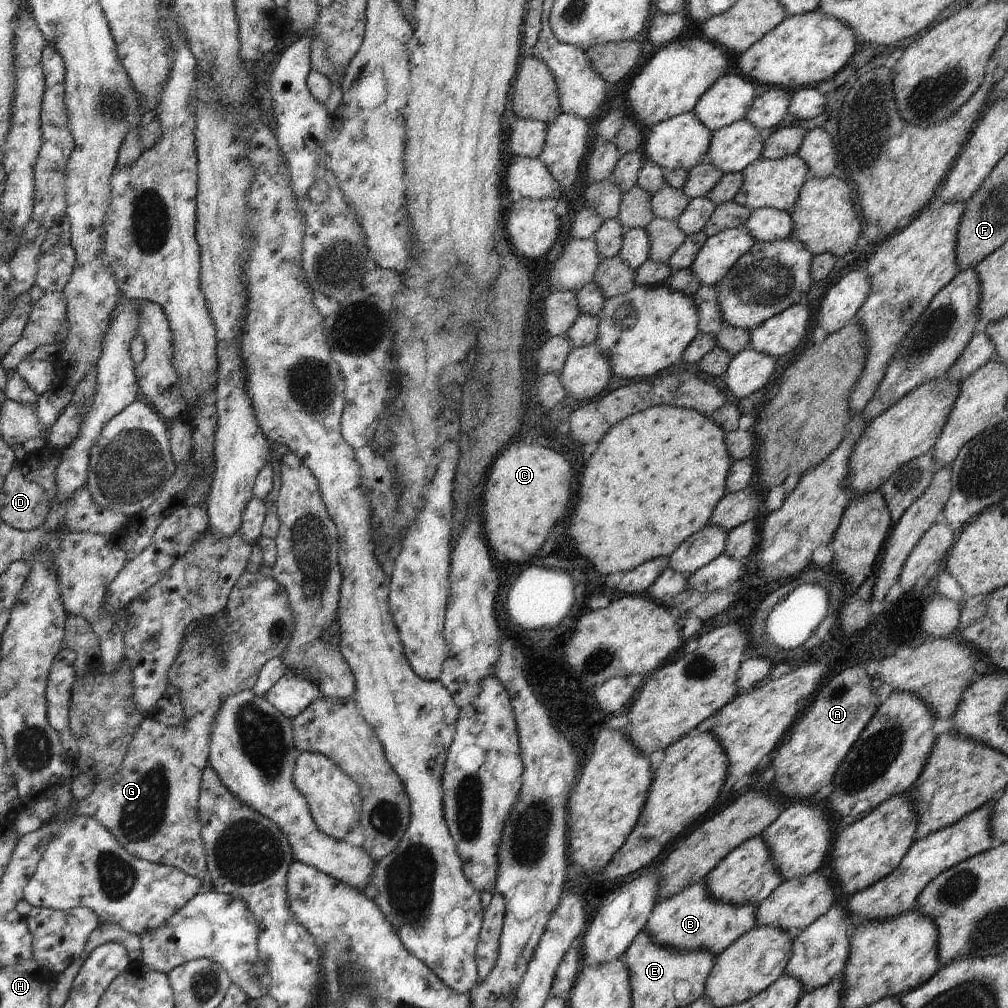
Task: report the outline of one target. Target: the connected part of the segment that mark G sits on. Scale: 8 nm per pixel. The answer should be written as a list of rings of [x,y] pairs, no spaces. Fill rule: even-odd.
[[[259,572],[248,573],[238,577],[231,590],[226,614],[230,618],[226,642],[210,642],[209,636],[202,636],[202,630],[196,630],[183,637],[181,650],[172,663],[168,673],[168,681],[179,685],[179,696],[184,710],[184,722],[178,726],[164,726],[151,718],[146,718],[128,744],[127,757],[121,771],[109,781],[96,783],[94,791],[83,800],[78,801],[76,814],[90,816],[100,822],[116,841],[138,859],[169,865],[178,868],[184,874],[198,878],[203,891],[212,890],[212,876],[208,874],[204,844],[201,841],[201,823],[199,820],[199,798],[201,797],[202,776],[209,767],[208,752],[210,732],[220,704],[238,692],[252,689],[258,680],[262,667],[275,658],[281,658],[288,642],[292,638],[294,620],[292,608],[288,600],[288,592],[272,577],[266,578]],[[238,619],[244,619],[244,630],[240,631]]]

